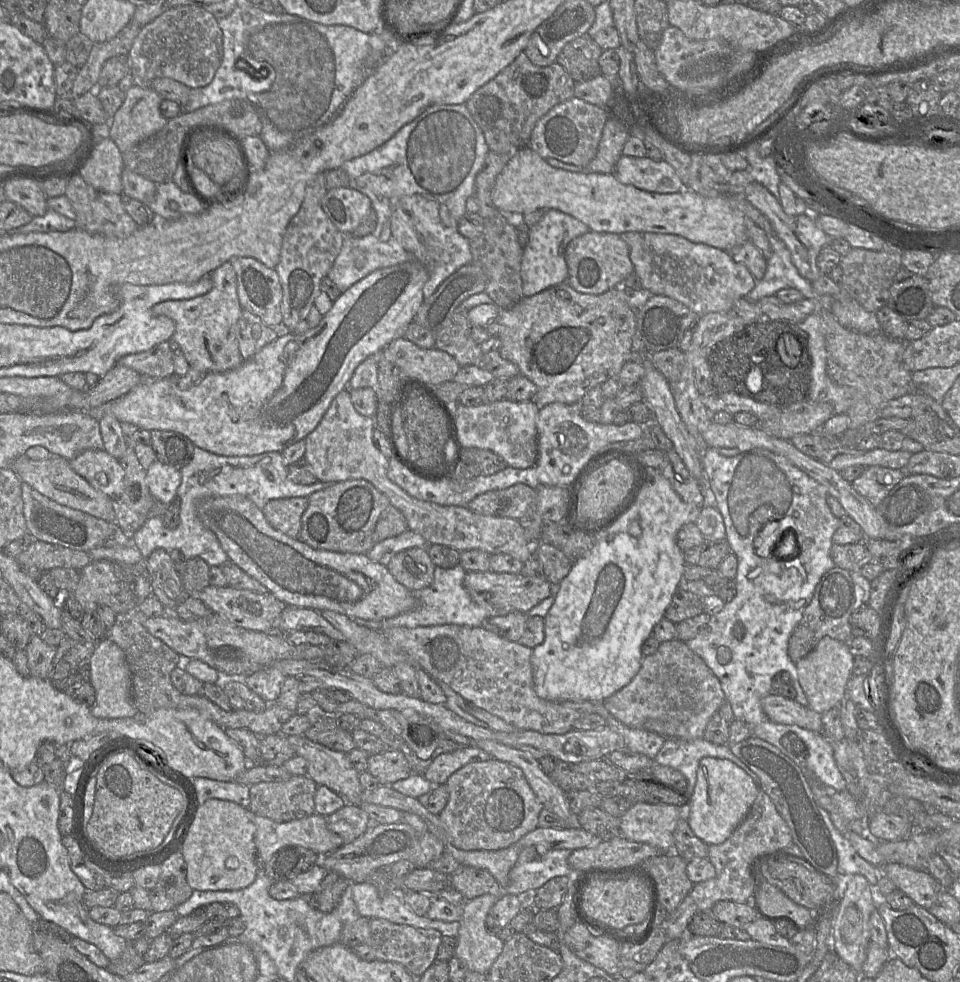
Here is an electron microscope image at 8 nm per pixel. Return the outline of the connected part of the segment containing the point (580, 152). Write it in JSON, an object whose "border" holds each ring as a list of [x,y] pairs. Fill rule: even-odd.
{"border":[[[572,97],[555,105],[535,124],[529,141],[529,146],[542,158],[555,158],[564,163],[571,163],[585,168],[596,156],[603,128],[609,118],[612,118],[603,107]]]}

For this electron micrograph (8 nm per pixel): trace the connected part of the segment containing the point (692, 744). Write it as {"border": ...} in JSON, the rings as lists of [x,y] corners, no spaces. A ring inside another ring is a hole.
{"border":[[[704,737],[694,740],[666,738],[655,758],[655,763],[680,771],[687,779],[685,796],[689,799],[694,791],[699,762],[704,757],[728,759],[742,768],[760,788],[760,779],[746,764],[736,757],[727,744],[717,745]]]}

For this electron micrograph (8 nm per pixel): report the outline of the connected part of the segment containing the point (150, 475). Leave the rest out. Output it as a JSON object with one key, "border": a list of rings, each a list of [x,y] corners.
{"border":[[[156,460],[146,470],[146,482],[156,502],[167,507],[176,497],[181,471]]]}

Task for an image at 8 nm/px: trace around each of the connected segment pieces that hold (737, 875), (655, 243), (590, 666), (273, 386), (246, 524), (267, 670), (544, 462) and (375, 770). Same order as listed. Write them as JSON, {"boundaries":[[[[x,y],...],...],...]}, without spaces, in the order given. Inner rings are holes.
{"boundaries":[[[[759,789],[758,795],[745,819],[721,844],[709,845],[708,859],[715,867],[715,877],[695,883],[689,893],[698,911],[710,911],[719,901],[748,902],[752,879],[748,871],[750,861],[758,854],[785,848],[793,843],[790,829],[778,813],[770,797]]],[[[626,232],[620,236],[629,246],[630,260],[642,287],[653,295],[678,300],[699,316],[729,312],[734,303],[746,297],[756,285],[748,268],[719,248],[691,242],[675,234]]],[[[647,469],[645,481],[634,505],[623,514],[612,526],[596,536],[595,545],[581,559],[575,562],[568,575],[554,587],[554,603],[549,609],[545,620],[545,638],[543,642],[532,649],[531,665],[533,669],[533,684],[537,695],[550,701],[591,701],[603,702],[621,688],[626,686],[637,674],[643,659],[642,645],[651,635],[654,626],[664,618],[675,590],[683,578],[686,562],[683,552],[677,545],[677,534],[687,523],[694,523],[694,507],[685,503],[675,492],[670,481],[664,477],[661,471]]],[[[404,262],[395,266],[377,269],[364,277],[333,303],[332,309],[323,316],[321,322],[315,328],[307,330],[303,334],[283,332],[280,336],[263,347],[252,358],[245,360],[238,368],[225,372],[208,372],[197,384],[188,389],[180,389],[172,377],[162,379],[142,379],[141,382],[132,388],[128,393],[111,402],[104,403],[88,413],[99,420],[103,415],[111,413],[120,422],[127,422],[138,426],[140,429],[148,431],[166,430],[178,432],[192,441],[201,449],[223,456],[252,456],[266,452],[281,452],[290,445],[305,439],[319,424],[322,417],[330,407],[334,398],[342,391],[348,389],[349,382],[358,365],[368,357],[382,352],[392,341],[402,338],[408,326],[415,320],[416,314],[424,301],[423,286],[429,278],[426,268],[418,262]]],[[[243,496],[207,497],[198,501],[196,514],[203,525],[218,538],[228,559],[263,584],[286,605],[316,610],[331,610],[365,620],[384,620],[412,610],[416,606],[414,591],[400,584],[387,566],[372,561],[366,554],[341,553],[314,549],[299,538],[291,538],[273,528],[263,511]]],[[[267,666],[243,678],[246,685],[265,702],[276,702],[286,675],[274,666]]],[[[553,402],[539,409],[536,417],[536,428],[538,457],[535,468],[540,486],[567,486],[592,454],[612,442],[635,440],[644,433],[644,426],[635,422],[627,421],[623,425],[590,422],[581,415],[580,404],[568,405],[561,402]]],[[[398,748],[370,755],[367,772],[374,776],[382,786],[389,786],[399,780],[407,779],[412,775],[411,767]]]]}

